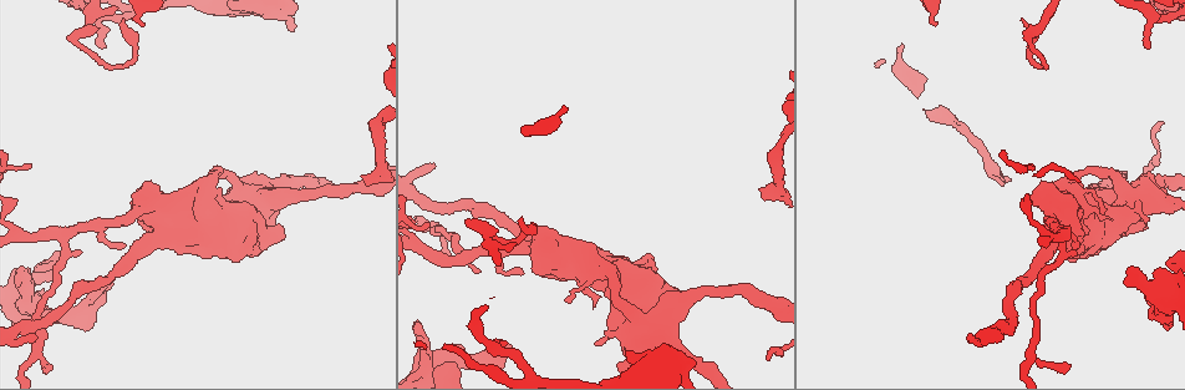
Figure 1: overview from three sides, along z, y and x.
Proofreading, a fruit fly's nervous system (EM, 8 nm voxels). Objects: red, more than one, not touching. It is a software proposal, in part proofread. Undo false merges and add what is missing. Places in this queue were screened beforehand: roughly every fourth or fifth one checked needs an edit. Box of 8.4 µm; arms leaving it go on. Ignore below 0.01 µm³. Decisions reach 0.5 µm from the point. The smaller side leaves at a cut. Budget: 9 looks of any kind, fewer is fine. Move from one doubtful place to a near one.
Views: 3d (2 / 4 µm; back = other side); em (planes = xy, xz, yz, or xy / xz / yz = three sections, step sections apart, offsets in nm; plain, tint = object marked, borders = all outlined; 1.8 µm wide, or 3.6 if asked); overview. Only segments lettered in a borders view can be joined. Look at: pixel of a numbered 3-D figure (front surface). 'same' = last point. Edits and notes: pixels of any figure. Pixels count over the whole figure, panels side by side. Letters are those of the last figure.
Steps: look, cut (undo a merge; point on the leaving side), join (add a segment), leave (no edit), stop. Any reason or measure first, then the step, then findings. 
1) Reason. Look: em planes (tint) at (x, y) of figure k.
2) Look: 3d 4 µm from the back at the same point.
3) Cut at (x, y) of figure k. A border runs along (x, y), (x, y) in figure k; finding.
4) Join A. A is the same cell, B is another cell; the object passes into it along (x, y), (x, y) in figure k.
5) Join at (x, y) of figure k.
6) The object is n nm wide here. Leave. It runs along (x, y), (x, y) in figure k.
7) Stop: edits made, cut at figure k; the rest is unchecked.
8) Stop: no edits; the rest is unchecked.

Abrupt turn. Look: em yz step 8 (tint) at (1031, 42) of figure 1.

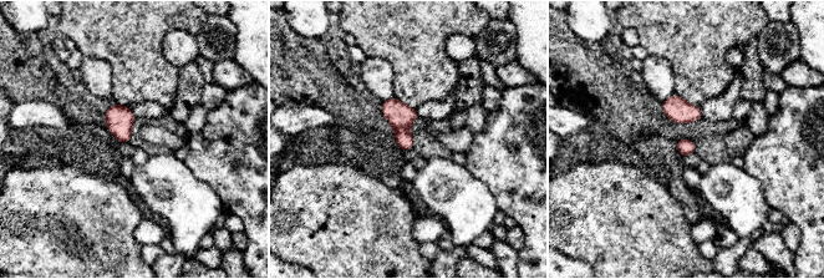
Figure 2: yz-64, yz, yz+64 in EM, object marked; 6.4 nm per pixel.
Another direction. Look: em planes (tint) at the same point.

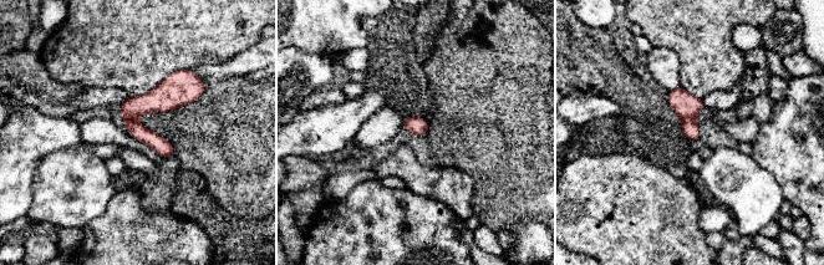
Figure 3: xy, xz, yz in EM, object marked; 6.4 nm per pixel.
Look: em planes (borders) at the same point.

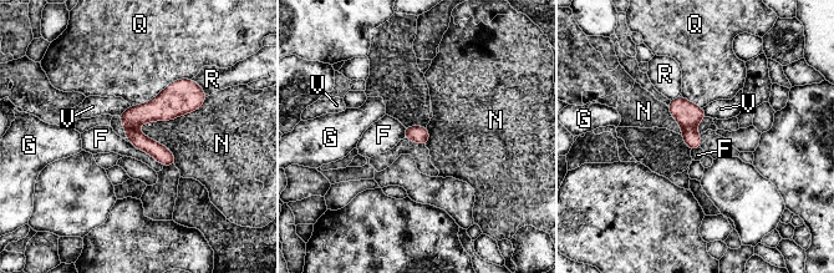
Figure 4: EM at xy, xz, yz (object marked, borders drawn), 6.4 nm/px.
Leave. F, G, N, Q, R and V are other cells; a border runs along (207, 97), (189, 112), (137, 130) in figure 4; all the same cell.

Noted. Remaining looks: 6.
Branch stops here. Look: em 3.6 µm planes (borders) at (144, 22) of figure 1.

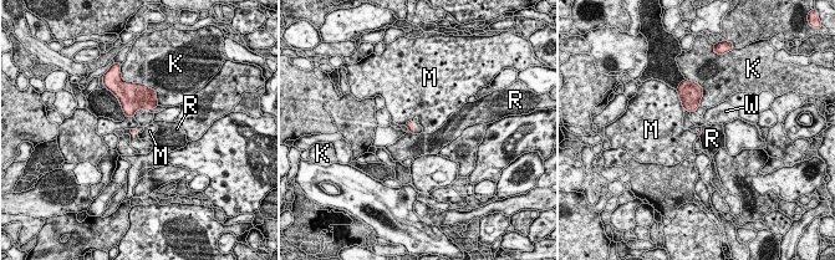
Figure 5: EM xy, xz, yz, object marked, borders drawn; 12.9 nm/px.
Leave. K, M, R and W are other cells; a border runs along (677, 91), (685, 108) in figure 5; none of them fits.

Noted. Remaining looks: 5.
Branch stops here. Look: em planes (borders) at (30, 269) of figure 1.

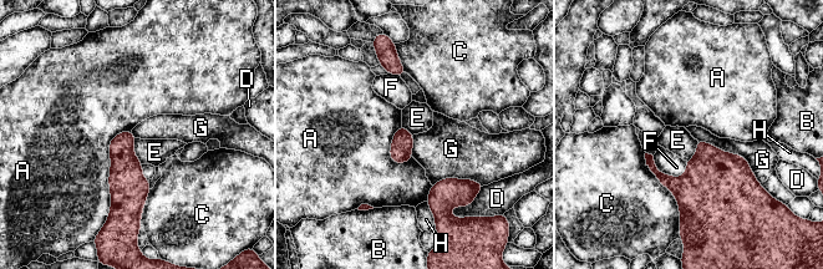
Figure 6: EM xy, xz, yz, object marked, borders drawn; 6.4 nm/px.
Leave. A, B, C, D, E, F, G and H are other cells; a border runs along (696, 138), (738, 153), (763, 187) in figure 6; none of them fits.

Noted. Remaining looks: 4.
Branch stops here. Look: em xy step 8 (tint) at (113, 283) of figure 1.

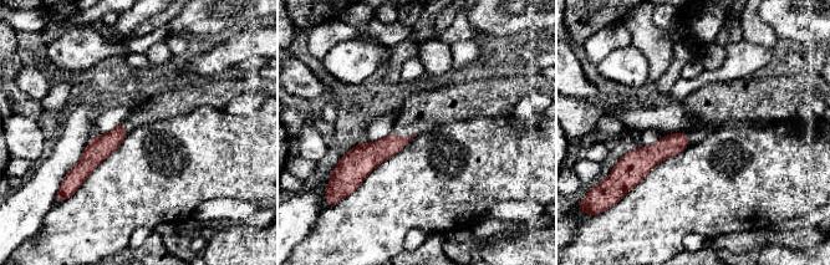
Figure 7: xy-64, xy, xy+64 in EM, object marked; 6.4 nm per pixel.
Another direction. Look: em planes (borders) at the same point.

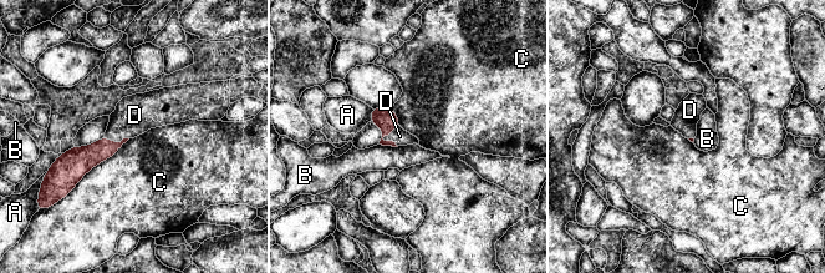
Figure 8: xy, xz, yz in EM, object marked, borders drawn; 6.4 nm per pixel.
Join D. D is the same cell, A, B and C are other cells; the object passes into it along (386, 119), (390, 131), (400, 136) in figure 8; it goes on there.

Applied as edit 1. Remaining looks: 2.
Stop: edits made, join at figure 8; the rest is unchecked.

